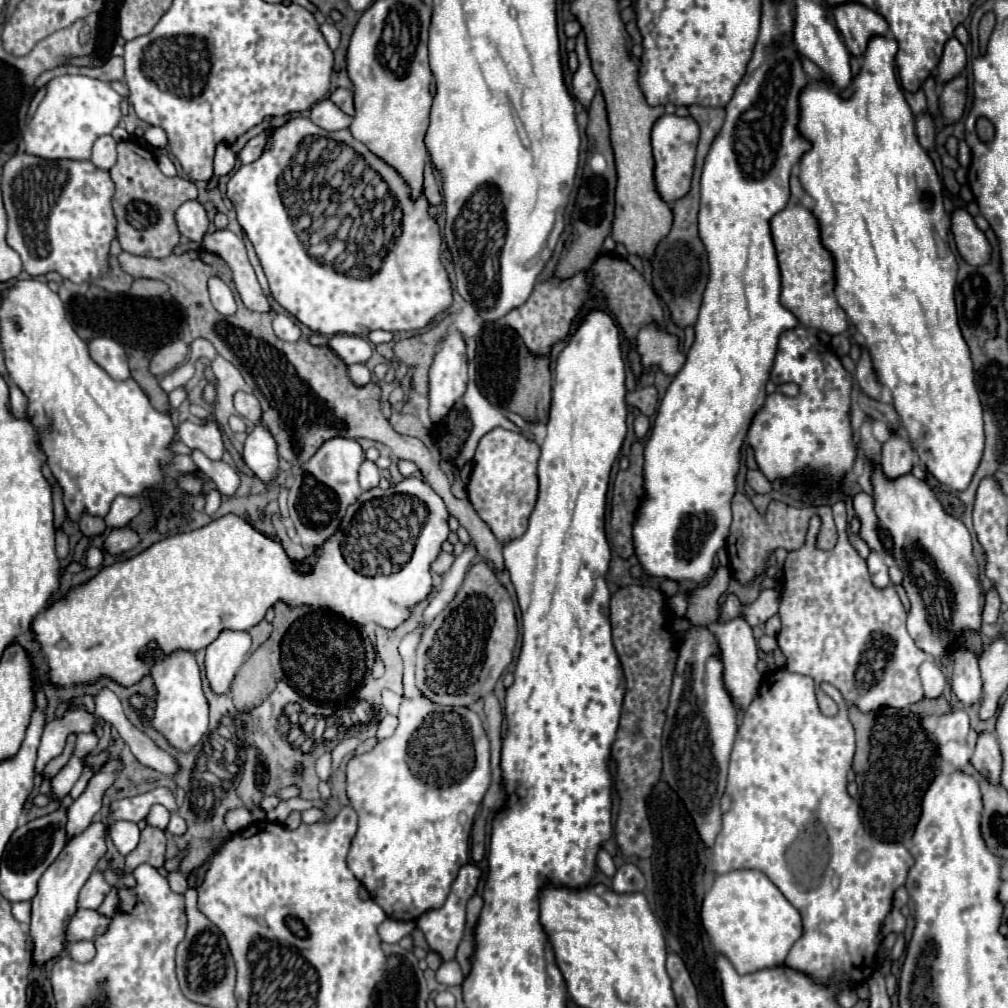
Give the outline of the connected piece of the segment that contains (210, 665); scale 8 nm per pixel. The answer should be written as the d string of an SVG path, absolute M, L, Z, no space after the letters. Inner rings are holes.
M222 631L222 635L206 647L204 673L212 693L228 693L236 671L250 651L250 645L250 631Z

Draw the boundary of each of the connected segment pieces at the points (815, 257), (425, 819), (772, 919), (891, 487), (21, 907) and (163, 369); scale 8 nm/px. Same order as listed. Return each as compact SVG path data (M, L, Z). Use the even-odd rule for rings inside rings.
M798 203L778 211L770 219L770 231L782 273L780 303L794 313L794 317L806 329L824 331L830 335L844 333L848 329L848 317L834 297L834 261L820 243L816 217L810 213L810 209Z
M404 665L404 699L400 703L400 711L398 711L398 727L394 731L392 737L388 739L382 739L376 743L376 747L368 753L362 753L362 755L354 755L350 761L348 761L348 767L346 767L346 775L348 775L348 789L346 789L346 795L348 795L348 801L350 805L354 807L354 811L358 813L358 831L352 839L352 845L350 845L350 851L348 851L348 867L352 871L352 875L366 887L366 891L370 893L372 901L376 901L384 913L388 913L390 919L398 919L398 921L416 921L422 913L430 911L430 909L438 909L442 907L442 903L446 901L448 893L450 893L450 887L458 875L458 869L462 865L468 863L468 839L470 839L470 829L472 829L472 821L474 821L474 815L484 799L484 793L488 791L490 787L490 747L488 747L488 737L486 737L486 731L482 727L482 721L480 717L462 707L452 707L452 709L434 709L434 707L440 707L436 703L430 703L430 699L426 699L424 695L420 695L418 687L416 687L416 681L414 681L414 665L412 665L412 671L406 669ZM414 735L420 735L420 741L424 743L426 741L426 751L422 753L420 759L416 759L416 753L414 757L408 753L408 747L410 747L410 741Z
M754 869L730 871L726 875L718 875L714 879L712 889L708 891L708 895L706 895L704 903L702 903L700 917L702 917L704 929L710 935L716 951L726 955L740 975L782 965L788 951L790 951L790 947L802 935L800 913L792 907L792 903L780 893L780 889L762 871L754 871Z
M876 463L876 469L870 479L874 487L872 497L874 497L876 515L880 519L880 525L892 533L894 559L898 567L902 567L904 571L902 585L912 603L912 609L908 615L908 633L912 635L912 639L922 651L934 657L942 657L956 643L962 631L968 631L968 629L978 631L982 625L984 593L978 579L978 563L972 555L970 533L960 519L954 519L952 515L946 515L946 511L942 511L942 503L938 503L938 497L928 487L928 483L922 479L916 479L912 473L900 475L898 479L886 479L880 463Z
M22 901L22 903L14 903L12 905L12 913L20 923L30 923L30 901Z
M174 339L170 345L156 351L156 355L152 357L152 363L150 363L150 371L156 377L166 375L186 359L186 353L188 353L186 343L182 339Z

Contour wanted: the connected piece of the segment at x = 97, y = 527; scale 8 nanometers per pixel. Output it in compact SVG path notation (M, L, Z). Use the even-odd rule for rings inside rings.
M82 515L82 519L78 521L78 527L80 531L86 535L86 537L98 537L98 535L104 535L106 531L106 523L104 519L100 517L92 517L92 515Z

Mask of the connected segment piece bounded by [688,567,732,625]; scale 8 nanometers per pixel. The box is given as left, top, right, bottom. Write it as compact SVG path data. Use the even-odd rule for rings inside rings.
M720 567L716 569L708 585L692 590L692 599L688 607L688 619L692 623L710 625L718 619L718 605L728 591L730 579L732 579L730 571L726 567Z

